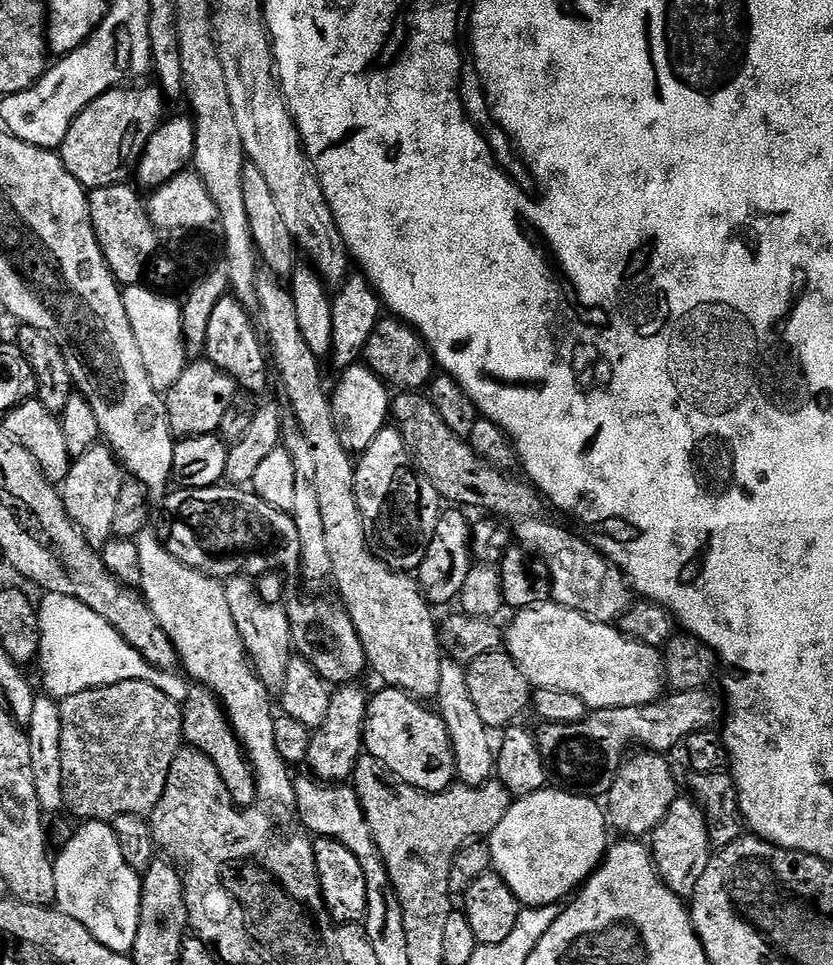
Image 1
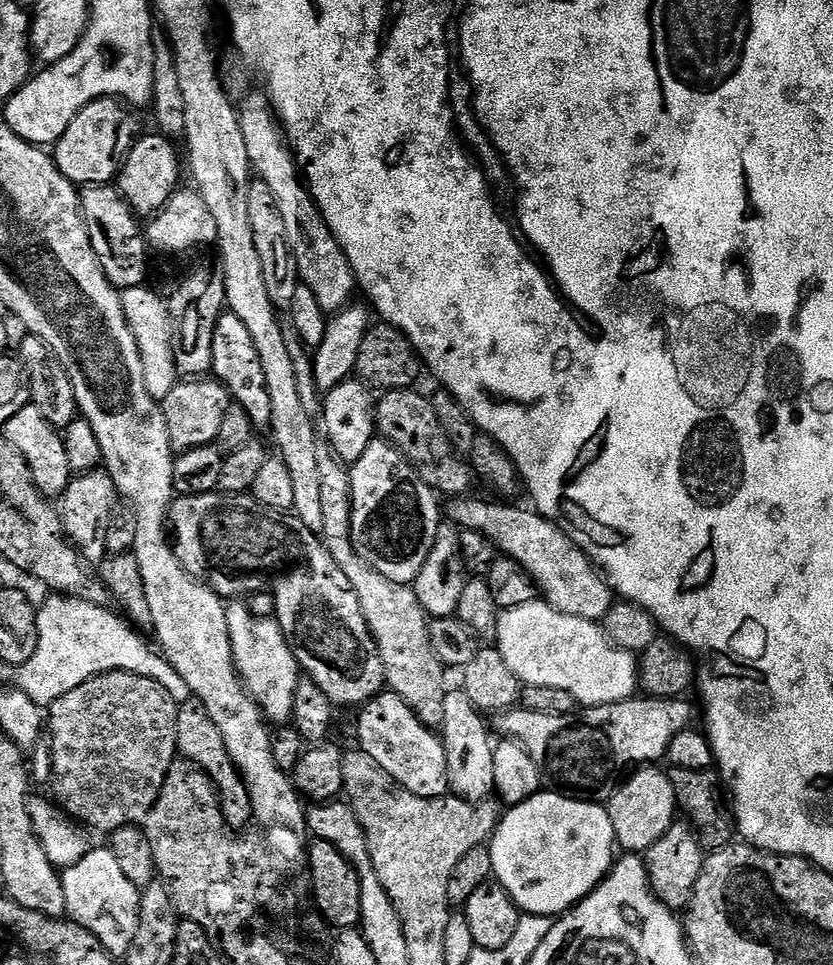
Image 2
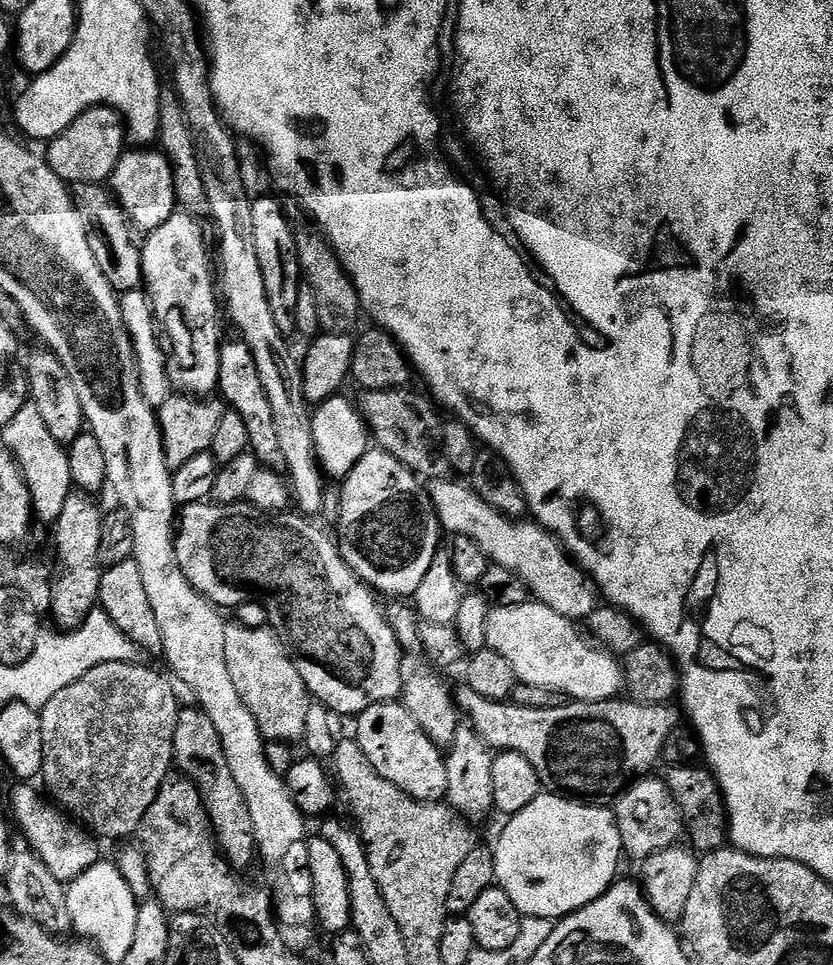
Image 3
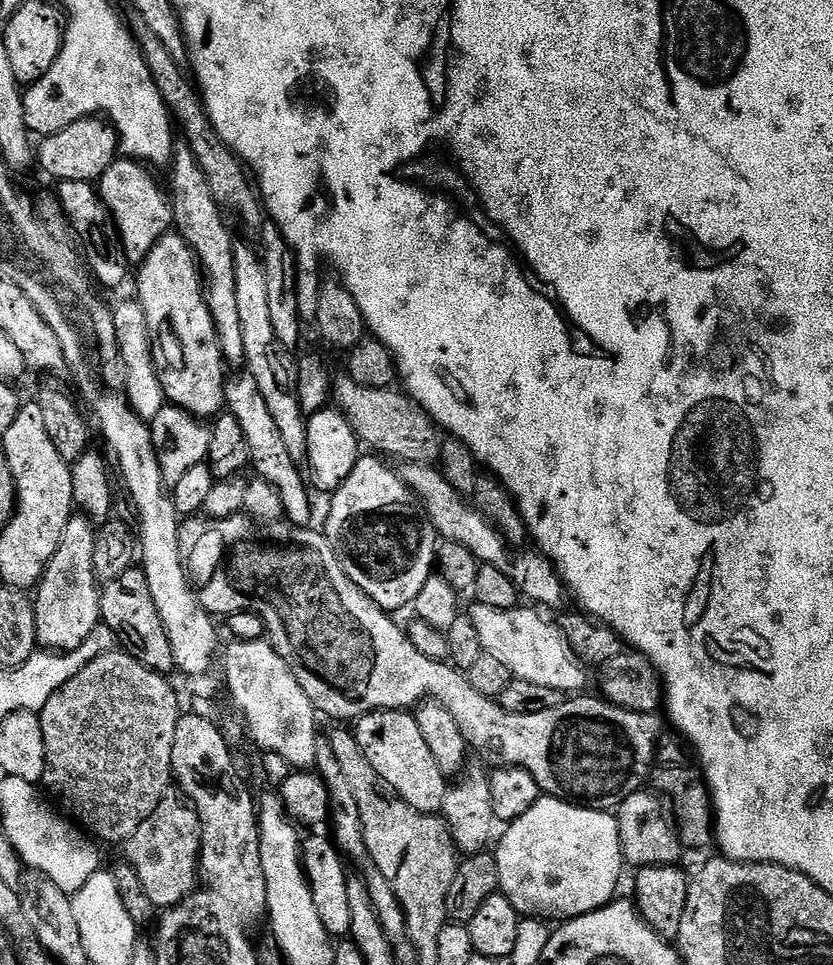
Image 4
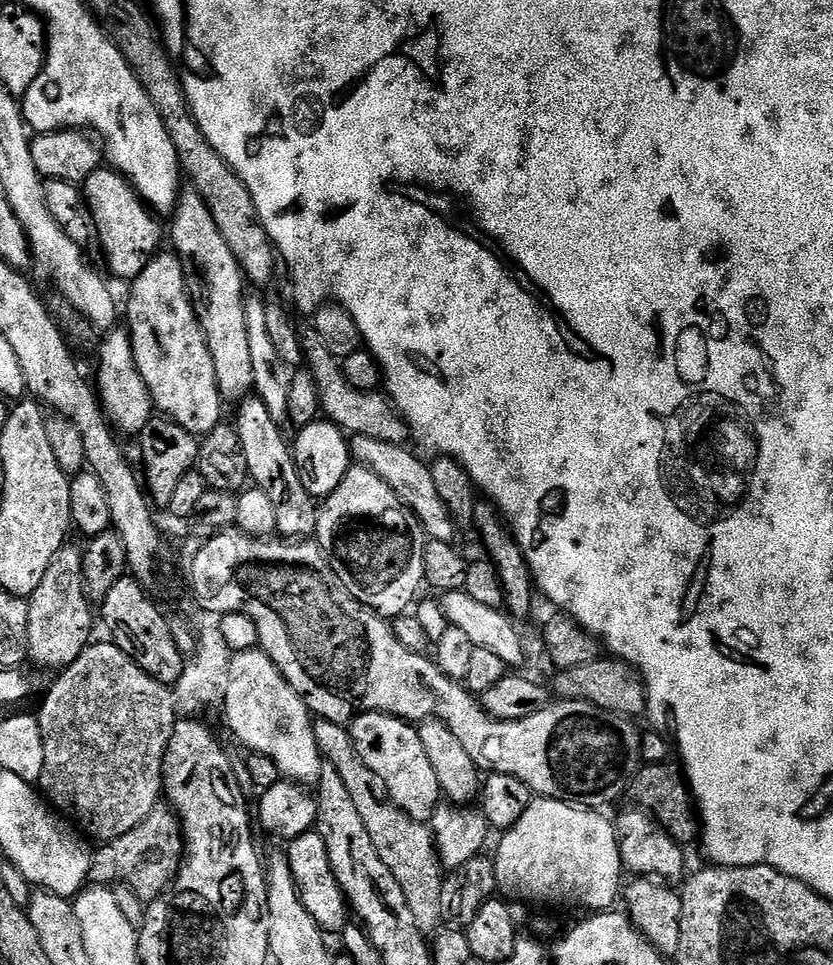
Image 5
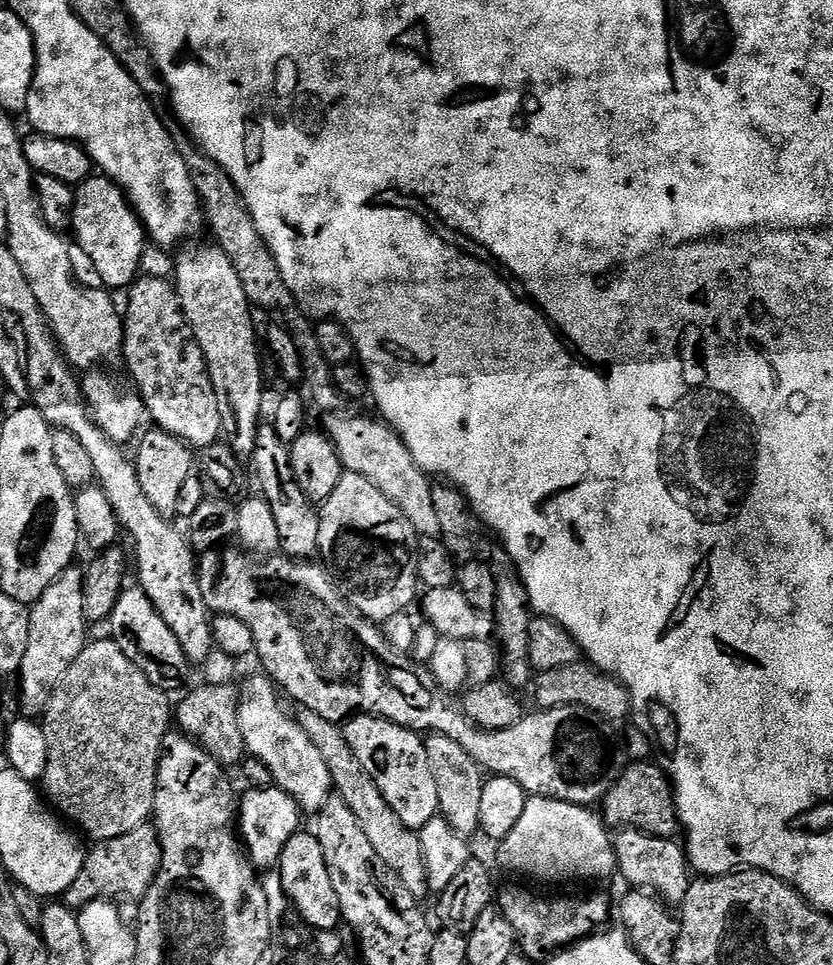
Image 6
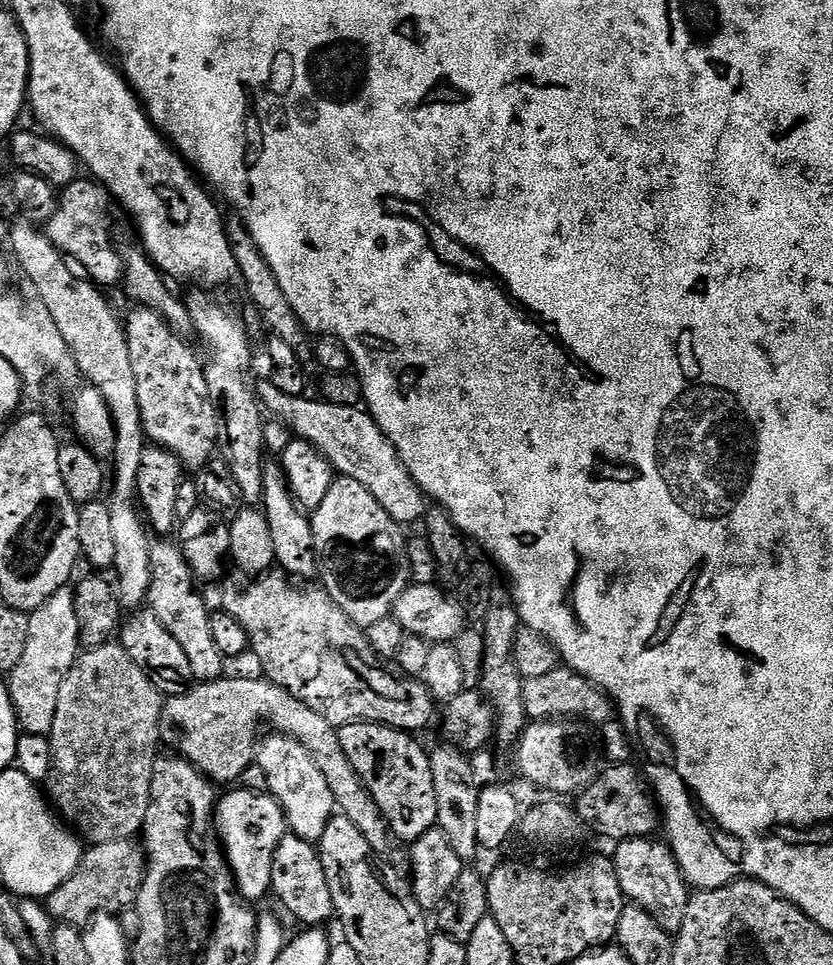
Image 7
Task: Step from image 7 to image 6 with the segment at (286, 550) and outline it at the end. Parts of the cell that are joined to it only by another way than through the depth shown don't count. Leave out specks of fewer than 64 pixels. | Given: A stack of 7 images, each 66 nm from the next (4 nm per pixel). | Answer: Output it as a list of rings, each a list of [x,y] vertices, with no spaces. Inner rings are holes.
[[[261,423],[256,439],[256,449],[250,461],[250,472],[254,484],[260,487],[259,495],[274,510],[274,523],[278,526],[280,552],[293,560],[311,561],[319,553],[318,530],[320,529],[320,513],[317,505],[311,504],[302,494],[302,486],[298,486],[298,478],[294,478],[294,466],[290,466],[289,445],[278,438],[271,423]]]

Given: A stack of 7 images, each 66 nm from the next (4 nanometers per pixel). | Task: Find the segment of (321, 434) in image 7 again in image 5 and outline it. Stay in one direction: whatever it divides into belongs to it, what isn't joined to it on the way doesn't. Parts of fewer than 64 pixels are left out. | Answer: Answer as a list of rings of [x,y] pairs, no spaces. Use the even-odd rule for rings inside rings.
[[[352,436],[350,440],[352,458],[357,465],[365,468],[372,468],[394,494],[404,503],[405,508],[409,508],[424,527],[425,537],[429,540],[455,541],[458,525],[452,520],[450,510],[442,502],[441,495],[438,494],[437,487],[431,477],[431,470],[427,463],[420,461],[403,444],[391,444],[390,442],[378,442],[378,438],[368,438],[366,436]]]

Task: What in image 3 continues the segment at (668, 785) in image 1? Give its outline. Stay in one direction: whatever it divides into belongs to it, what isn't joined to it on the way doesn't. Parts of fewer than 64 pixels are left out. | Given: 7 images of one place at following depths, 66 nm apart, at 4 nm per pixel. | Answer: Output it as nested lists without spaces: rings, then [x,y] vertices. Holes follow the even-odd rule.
[[[641,778],[627,790],[620,793],[614,804],[616,825],[622,838],[625,857],[633,856],[636,862],[650,858],[650,854],[658,854],[662,850],[673,847],[676,840],[685,835],[684,820],[680,816],[678,806],[670,794],[668,785],[663,779]]]

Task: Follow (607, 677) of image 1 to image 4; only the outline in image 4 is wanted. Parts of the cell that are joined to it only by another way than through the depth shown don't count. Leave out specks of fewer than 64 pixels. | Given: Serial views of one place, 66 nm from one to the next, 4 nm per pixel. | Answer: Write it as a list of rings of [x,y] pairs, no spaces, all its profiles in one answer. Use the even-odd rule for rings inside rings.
[[[473,603],[471,607],[466,614],[478,630],[481,649],[494,654],[494,658],[503,662],[515,679],[534,682],[537,686],[557,688],[566,694],[580,694],[587,689],[584,687],[588,684],[589,669],[565,643],[559,627],[553,621],[551,624],[550,621],[543,620],[535,607],[517,606],[510,610],[494,610],[494,606],[478,603]]]

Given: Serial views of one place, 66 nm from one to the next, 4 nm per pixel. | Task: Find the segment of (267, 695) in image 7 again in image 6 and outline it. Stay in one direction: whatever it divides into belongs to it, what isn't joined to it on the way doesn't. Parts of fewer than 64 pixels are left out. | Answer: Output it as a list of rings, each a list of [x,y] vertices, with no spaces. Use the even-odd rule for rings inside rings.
[[[208,684],[205,688],[196,688],[185,698],[174,712],[174,720],[179,731],[192,737],[202,745],[218,763],[231,766],[239,765],[245,759],[246,749],[242,738],[242,726],[238,714],[242,700],[228,684]],[[300,708],[298,719],[302,730],[306,730],[310,742],[318,746],[318,754],[322,754],[330,770],[335,795],[344,800],[346,806],[350,806],[350,810],[354,810],[354,818],[358,818],[358,826],[362,826],[366,838],[370,838],[370,843],[374,846],[374,851],[378,853],[378,858],[382,858],[382,862],[386,862],[386,866],[390,866],[390,870],[394,870],[394,874],[402,878],[410,894],[418,898],[427,897],[429,890],[426,862],[422,858],[419,835],[413,829],[407,828],[402,818],[394,814],[394,810],[390,810],[390,802],[382,798],[382,790],[378,790],[374,778],[370,778],[370,774],[362,770],[362,762],[354,758],[354,750],[350,750],[350,742],[346,742],[343,727],[322,718],[322,714],[314,714],[314,710],[309,708]]]

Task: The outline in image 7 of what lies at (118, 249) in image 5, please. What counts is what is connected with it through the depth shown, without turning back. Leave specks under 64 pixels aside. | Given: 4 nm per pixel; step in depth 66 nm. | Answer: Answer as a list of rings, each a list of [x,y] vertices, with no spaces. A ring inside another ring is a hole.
[[[78,178],[59,193],[54,214],[46,221],[46,234],[52,244],[65,257],[80,260],[81,266],[89,272],[87,275],[105,289],[115,284],[117,287],[124,279],[124,256],[112,241],[112,208],[113,198],[103,184],[91,178]]]

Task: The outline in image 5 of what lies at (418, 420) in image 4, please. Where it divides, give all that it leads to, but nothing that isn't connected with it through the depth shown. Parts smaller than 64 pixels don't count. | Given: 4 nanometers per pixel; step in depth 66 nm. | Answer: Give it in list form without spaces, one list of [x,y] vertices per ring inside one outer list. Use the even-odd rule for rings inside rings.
[[[310,326],[299,329],[300,345],[304,351],[303,363],[306,370],[314,378],[314,386],[318,386],[320,411],[323,419],[337,424],[345,434],[378,438],[378,442],[407,445],[410,440],[410,429],[407,420],[400,415],[395,404],[388,399],[383,391],[363,392],[354,390],[350,382],[346,382],[346,374],[341,361],[336,359],[330,350],[318,338],[318,334]]]

